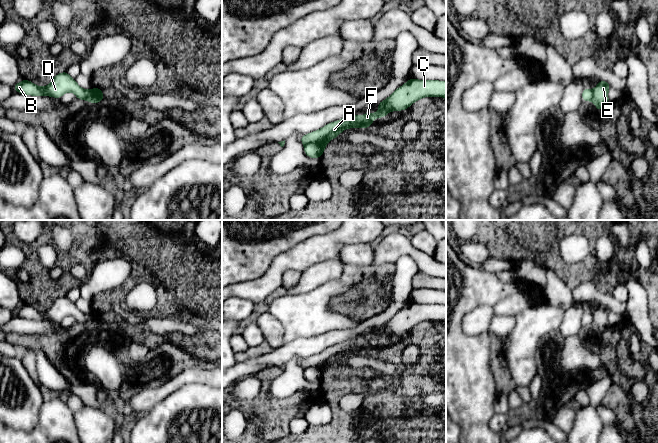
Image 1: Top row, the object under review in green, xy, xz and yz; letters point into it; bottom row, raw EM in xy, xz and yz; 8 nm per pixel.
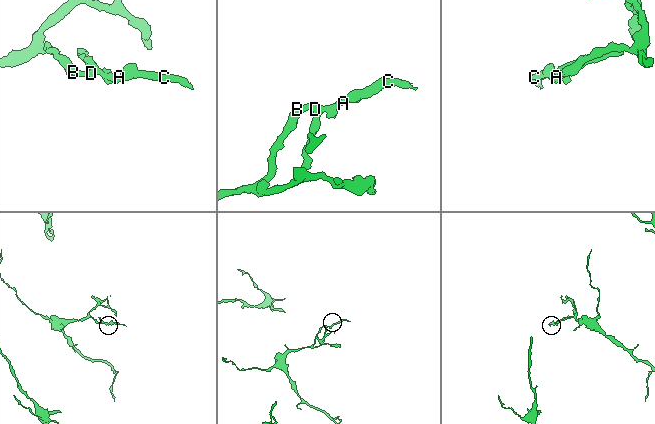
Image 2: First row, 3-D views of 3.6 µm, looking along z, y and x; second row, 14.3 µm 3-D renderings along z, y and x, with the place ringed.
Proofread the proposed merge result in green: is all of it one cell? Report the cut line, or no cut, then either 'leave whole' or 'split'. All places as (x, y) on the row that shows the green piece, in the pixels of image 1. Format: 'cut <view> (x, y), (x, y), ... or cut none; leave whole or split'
cut xz (326, 143), (306, 143), (304, 145); split

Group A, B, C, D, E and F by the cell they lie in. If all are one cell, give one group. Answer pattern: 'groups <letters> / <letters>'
groups A B C D F / E

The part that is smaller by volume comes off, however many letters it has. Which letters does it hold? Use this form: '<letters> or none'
E

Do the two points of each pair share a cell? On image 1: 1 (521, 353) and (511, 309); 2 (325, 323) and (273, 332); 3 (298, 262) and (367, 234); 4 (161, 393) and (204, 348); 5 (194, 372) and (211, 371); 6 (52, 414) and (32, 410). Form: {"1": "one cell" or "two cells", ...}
{"1": "two cells", "2": "two cells", "3": "one cell", "4": "two cells", "5": "one cell", "6": "two cells"}

